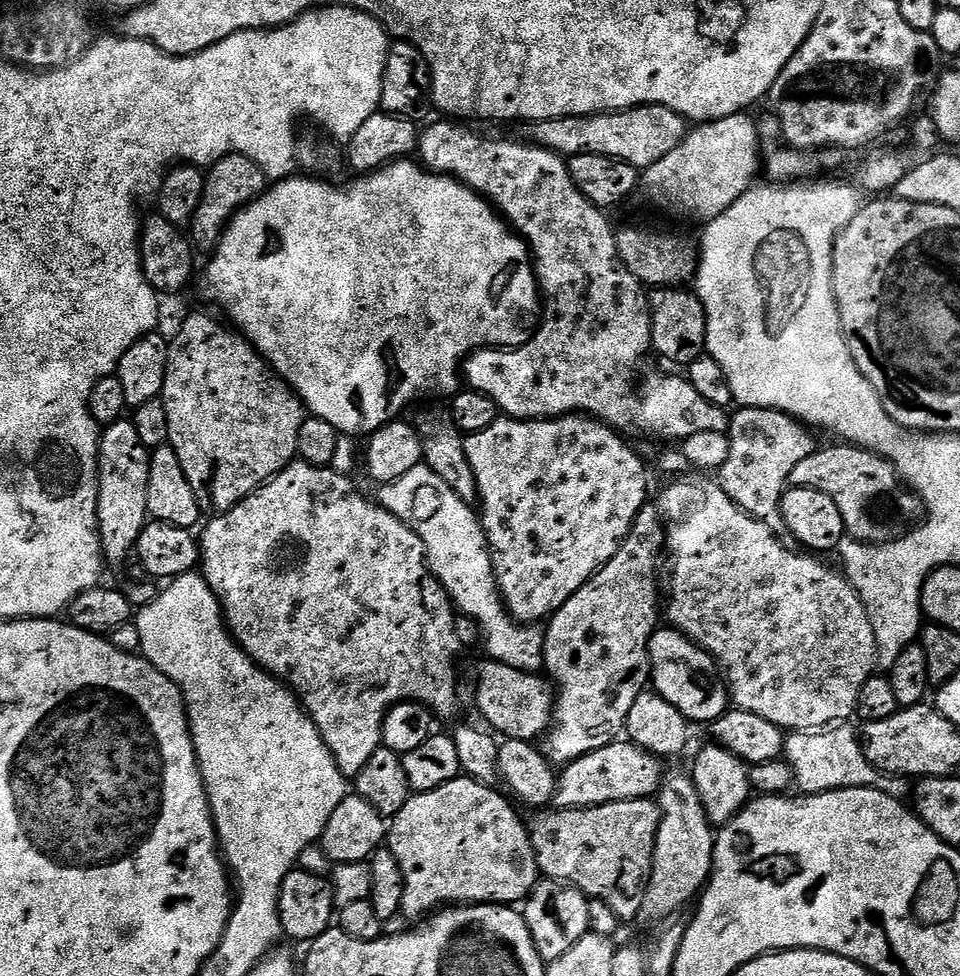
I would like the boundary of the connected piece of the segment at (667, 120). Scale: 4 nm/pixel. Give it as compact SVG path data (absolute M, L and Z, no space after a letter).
M641 104L638 108L625 108L623 112L599 112L596 116L571 116L538 120L527 125L527 139L540 148L548 148L565 158L578 154L602 154L630 162L637 170L654 166L658 158L666 158L674 146L683 142L686 121L674 110L657 104Z

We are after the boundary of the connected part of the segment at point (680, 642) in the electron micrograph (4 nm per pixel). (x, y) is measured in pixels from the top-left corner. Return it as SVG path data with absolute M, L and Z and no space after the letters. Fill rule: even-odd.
M671 626L657 627L648 643L648 657L652 663L651 687L656 695L661 696L666 702L670 702L670 706L677 708L685 720L689 722L697 720L698 723L707 725L709 722L717 720L722 713L729 711L728 685L722 679L719 664L705 648L698 647L689 636L683 636Z

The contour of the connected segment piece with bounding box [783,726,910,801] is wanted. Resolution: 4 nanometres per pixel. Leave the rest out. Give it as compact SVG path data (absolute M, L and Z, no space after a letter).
M832 726L815 732L794 732L785 739L783 759L792 767L795 787L800 787L799 791L804 794L837 792L843 788L873 788L903 801L904 795L907 792L909 795L910 792L909 781L902 776L879 772L866 758L857 729L848 727L852 726Z

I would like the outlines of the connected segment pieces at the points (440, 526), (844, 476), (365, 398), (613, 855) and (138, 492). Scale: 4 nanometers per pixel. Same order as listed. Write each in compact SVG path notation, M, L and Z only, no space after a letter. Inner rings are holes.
M426 466L402 474L402 478L383 485L379 491L380 507L393 512L402 523L415 530L424 543L433 576L448 591L453 605L480 627L487 655L523 672L539 673L544 667L544 628L513 620L505 608L500 587L496 585L488 539L484 537L484 528L473 505L462 502L458 494L454 494L454 490Z
M855 446L840 447L844 448L821 447L814 454L802 458L802 462L798 462L798 466L794 466L792 471L791 487L813 488L826 494L826 498L834 498L834 506L838 506L838 514L842 514L845 533L851 539L859 540L861 544L889 544L891 540L908 535L910 529L922 516L920 497L905 487L897 469L895 472L892 469L895 467L883 456L877 456L874 452Z
M412 158L396 160L393 164L387 164L386 167L380 168L377 172L360 174L352 179L356 180L350 181L349 184L336 184L340 182L329 182L327 179L313 178L307 174L293 174L286 180L275 181L259 198L251 200L246 207L241 208L233 216L232 221L228 223L227 228L224 229L220 243L216 245L216 250L211 253L209 259L212 261L208 264L208 288L212 291L213 298L218 303L224 304L225 310L228 311L229 317L227 316L227 319L235 325L241 336L246 337L249 344L253 344L256 347L257 352L272 365L272 369L295 390L297 396L303 400L305 409L311 415L330 422L330 426L334 426L337 432L343 434L345 437L361 436L361 438L367 438L382 426L391 424L393 420L397 419L401 415L400 411L415 396L424 396L427 392L433 392L436 396L445 396L445 398L448 398L461 391L462 365L473 352L478 352L482 348L518 348L521 344L527 342L534 328L534 316L532 320L532 316L528 312L539 313L541 311L542 297L538 291L536 273L532 263L532 253L529 252L527 243L519 234L512 231L508 221L496 211L493 205L489 204L479 192L469 188L467 184L454 180L451 176L442 176L435 172L430 172Z
M655 799L610 802L593 808L565 808L563 810L540 810L530 820L530 835L536 861L547 879L572 884L585 896L601 900L621 921L632 920L641 915L648 879L652 873L654 842L660 825L660 806Z
M121 418L103 429L98 461L98 526L105 561L123 565L134 551L144 525L149 523L148 483L150 482L150 452L144 447L131 419Z

